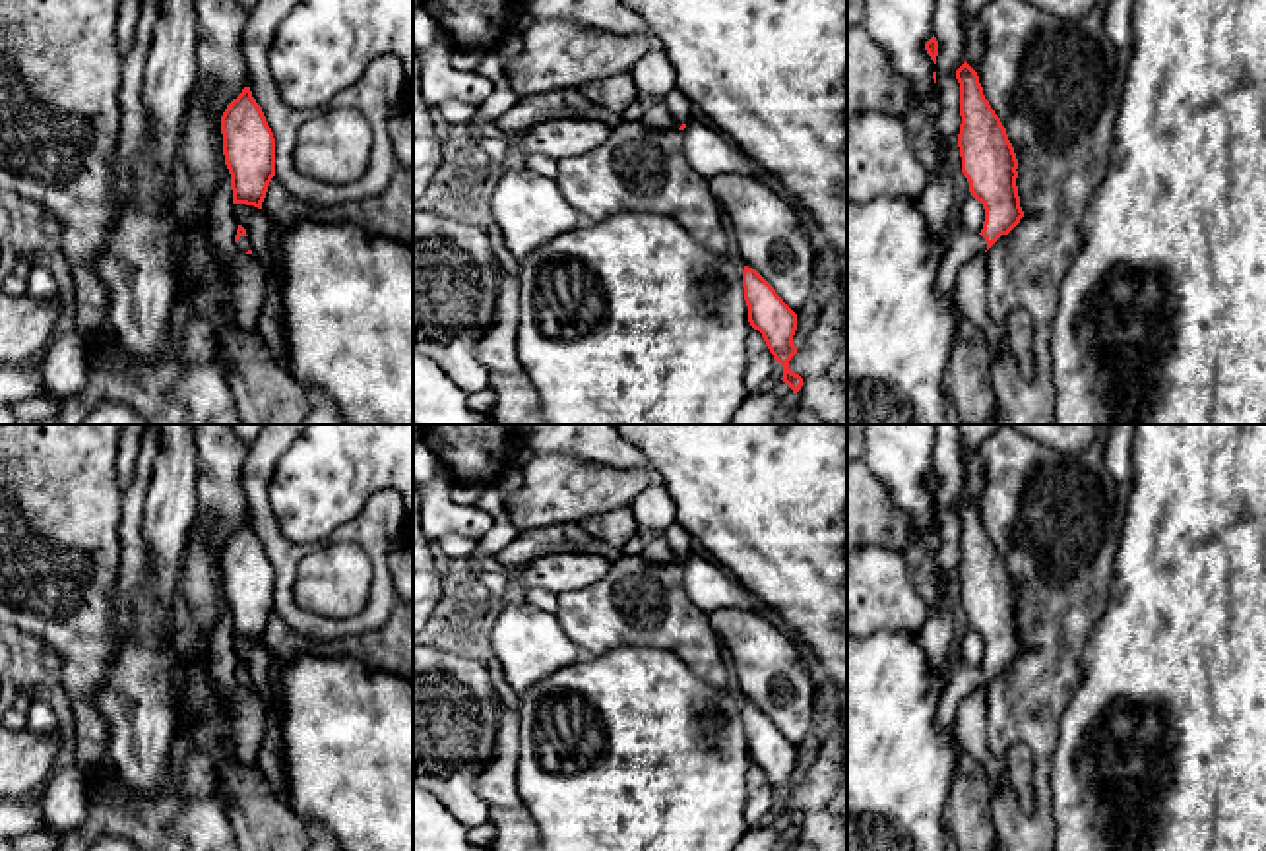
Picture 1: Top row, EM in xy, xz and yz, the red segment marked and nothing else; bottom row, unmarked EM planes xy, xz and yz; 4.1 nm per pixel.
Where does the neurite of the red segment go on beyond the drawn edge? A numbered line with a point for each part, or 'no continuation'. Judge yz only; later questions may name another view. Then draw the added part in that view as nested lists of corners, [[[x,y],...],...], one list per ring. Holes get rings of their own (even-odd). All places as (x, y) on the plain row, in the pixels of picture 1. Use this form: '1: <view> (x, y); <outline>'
1: yz (962, 679); [[[948,661],[948,682],[936,709],[936,729],[948,731],[954,727],[954,715],[960,702],[979,686],[987,684],[987,677],[979,667],[964,661]]]

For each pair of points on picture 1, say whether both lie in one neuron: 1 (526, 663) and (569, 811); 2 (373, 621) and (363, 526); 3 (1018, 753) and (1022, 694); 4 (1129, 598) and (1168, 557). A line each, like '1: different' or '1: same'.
1: different
2: same
3: different
4: same

